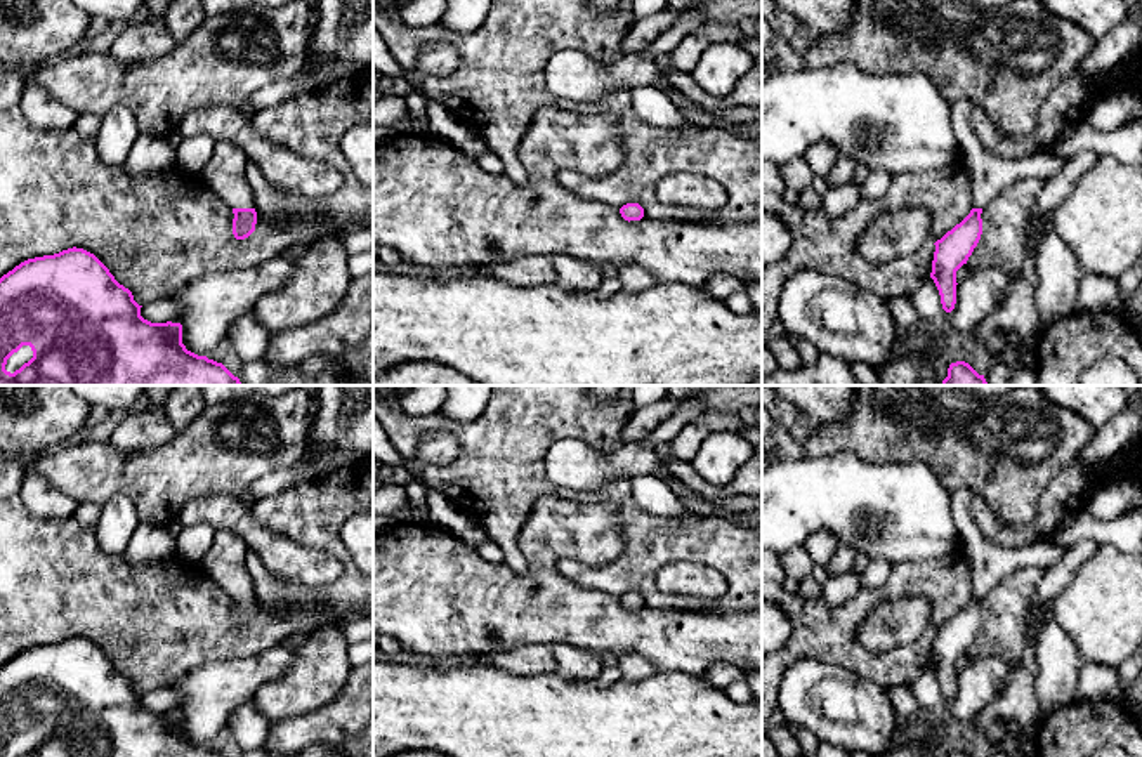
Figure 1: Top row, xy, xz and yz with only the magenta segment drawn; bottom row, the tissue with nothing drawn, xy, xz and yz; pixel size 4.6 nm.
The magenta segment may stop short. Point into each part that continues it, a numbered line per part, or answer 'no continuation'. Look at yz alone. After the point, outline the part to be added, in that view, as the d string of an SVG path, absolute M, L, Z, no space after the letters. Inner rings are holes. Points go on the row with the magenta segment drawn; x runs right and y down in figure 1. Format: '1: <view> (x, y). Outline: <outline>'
1: yz (990, 174). Outline: M962 99L951 104L951 128L962 148L962 161L968 168L972 179L972 207L984 208L1007 186L1017 179L1038 177L1048 181L1069 160L1050 151L1038 149L1022 160L1005 160L986 149L972 128L972 111L975 104Z

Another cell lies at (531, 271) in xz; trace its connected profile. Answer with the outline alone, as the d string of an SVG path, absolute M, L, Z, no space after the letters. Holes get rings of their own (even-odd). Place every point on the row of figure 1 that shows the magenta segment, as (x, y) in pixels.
M524 257L515 262L476 267L482 278L496 278L510 286L533 288L555 283L552 257Z

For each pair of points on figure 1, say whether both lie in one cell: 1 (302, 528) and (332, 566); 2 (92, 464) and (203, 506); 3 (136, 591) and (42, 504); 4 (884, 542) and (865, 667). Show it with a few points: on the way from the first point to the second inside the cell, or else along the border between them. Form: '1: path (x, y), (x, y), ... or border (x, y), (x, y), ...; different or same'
1: border (280, 533), (332, 554), (342, 566), (341, 577); different
2: border (233, 495), (210, 493), (193, 499), (176, 520); different
3: border (21, 499), (33, 516), (72, 516); different
4: border (932, 559), (906, 559), (892, 566); different

